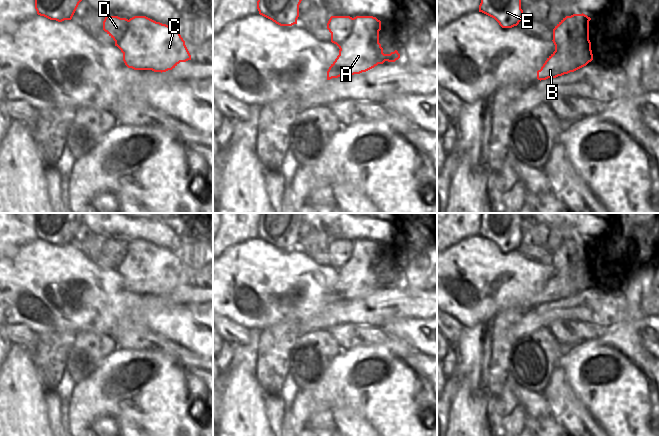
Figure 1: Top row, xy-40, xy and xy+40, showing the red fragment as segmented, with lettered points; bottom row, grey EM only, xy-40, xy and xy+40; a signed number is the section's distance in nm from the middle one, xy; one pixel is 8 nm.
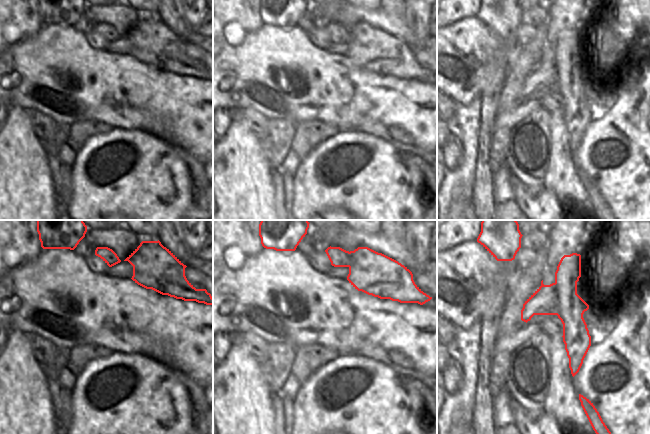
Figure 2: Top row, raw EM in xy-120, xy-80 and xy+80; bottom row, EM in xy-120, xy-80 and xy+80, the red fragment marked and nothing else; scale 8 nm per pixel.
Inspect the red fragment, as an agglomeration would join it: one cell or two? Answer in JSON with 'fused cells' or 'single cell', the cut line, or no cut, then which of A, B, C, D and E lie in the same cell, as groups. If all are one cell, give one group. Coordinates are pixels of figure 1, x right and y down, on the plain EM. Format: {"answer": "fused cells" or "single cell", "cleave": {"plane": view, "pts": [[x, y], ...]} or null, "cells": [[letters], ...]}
{"answer": "fused cells", "cleave": {"plane": "xy+40", "pts": [[573, 239], [576, 253], [572, 264], [563, 273], [555, 272]]}, "cells": [["A", "B", "C"], ["D", "E"]]}

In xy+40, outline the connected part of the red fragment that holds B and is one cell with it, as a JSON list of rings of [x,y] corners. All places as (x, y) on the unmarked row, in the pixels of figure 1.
[[[573,238],[577,243],[577,253],[572,258],[571,267],[564,273],[555,272],[540,294],[537,295],[538,304],[556,302],[574,296],[593,284],[591,266],[589,264],[589,245],[585,238]]]

